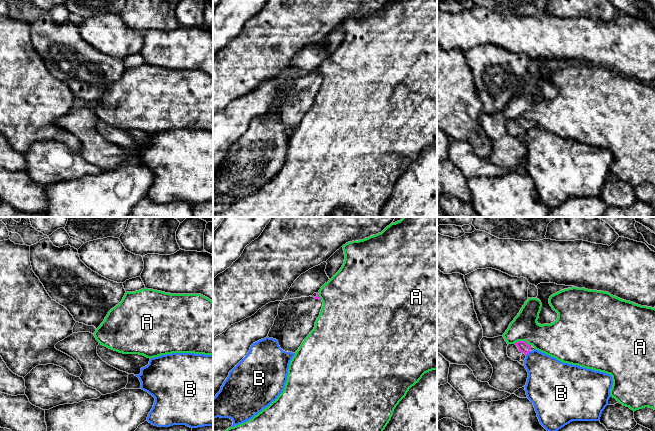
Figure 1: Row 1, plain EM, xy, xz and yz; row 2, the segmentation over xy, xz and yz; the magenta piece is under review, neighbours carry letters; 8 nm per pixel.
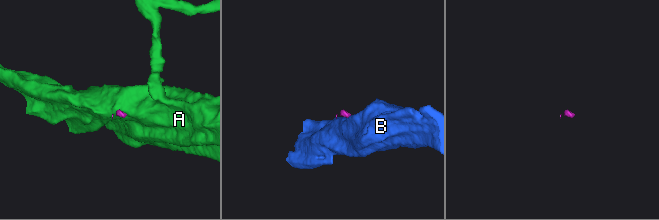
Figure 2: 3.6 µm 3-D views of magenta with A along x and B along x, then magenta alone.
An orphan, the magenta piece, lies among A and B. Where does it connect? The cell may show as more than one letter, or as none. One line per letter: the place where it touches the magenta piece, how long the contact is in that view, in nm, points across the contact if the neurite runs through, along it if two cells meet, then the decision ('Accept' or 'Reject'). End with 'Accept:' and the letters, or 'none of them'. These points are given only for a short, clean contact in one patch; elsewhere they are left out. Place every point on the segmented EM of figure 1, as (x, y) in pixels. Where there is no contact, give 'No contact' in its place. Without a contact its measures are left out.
A: Touches magenta at yz (521, 341). Shared border 140 nm. Boundary: yz (513, 343), (525, 341), (529, 345). Reject
B: Touches magenta at yz (528, 352). Shared border 50 nm. Boundary: yz (530, 351), (526, 355). Reject
Accept: none of them

